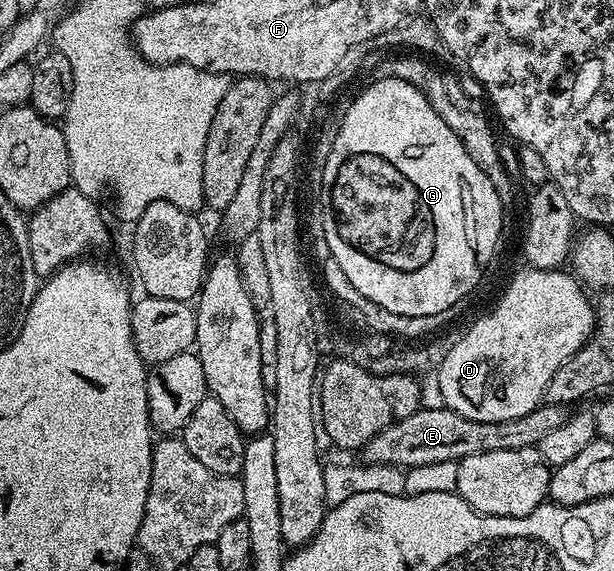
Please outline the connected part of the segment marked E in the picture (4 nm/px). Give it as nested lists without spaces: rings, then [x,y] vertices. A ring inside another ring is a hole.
[[[543,402],[532,409],[532,413],[524,413],[524,417],[512,417],[512,421],[468,421],[468,417],[460,417],[460,413],[449,411],[445,406],[438,409],[422,407],[408,417],[391,423],[376,437],[372,437],[372,441],[361,448],[360,455],[363,455],[367,464],[396,466],[401,469],[457,463],[459,459],[472,457],[476,453],[537,447],[540,437],[545,437],[552,433],[552,429],[564,425],[567,414],[567,408]]]

